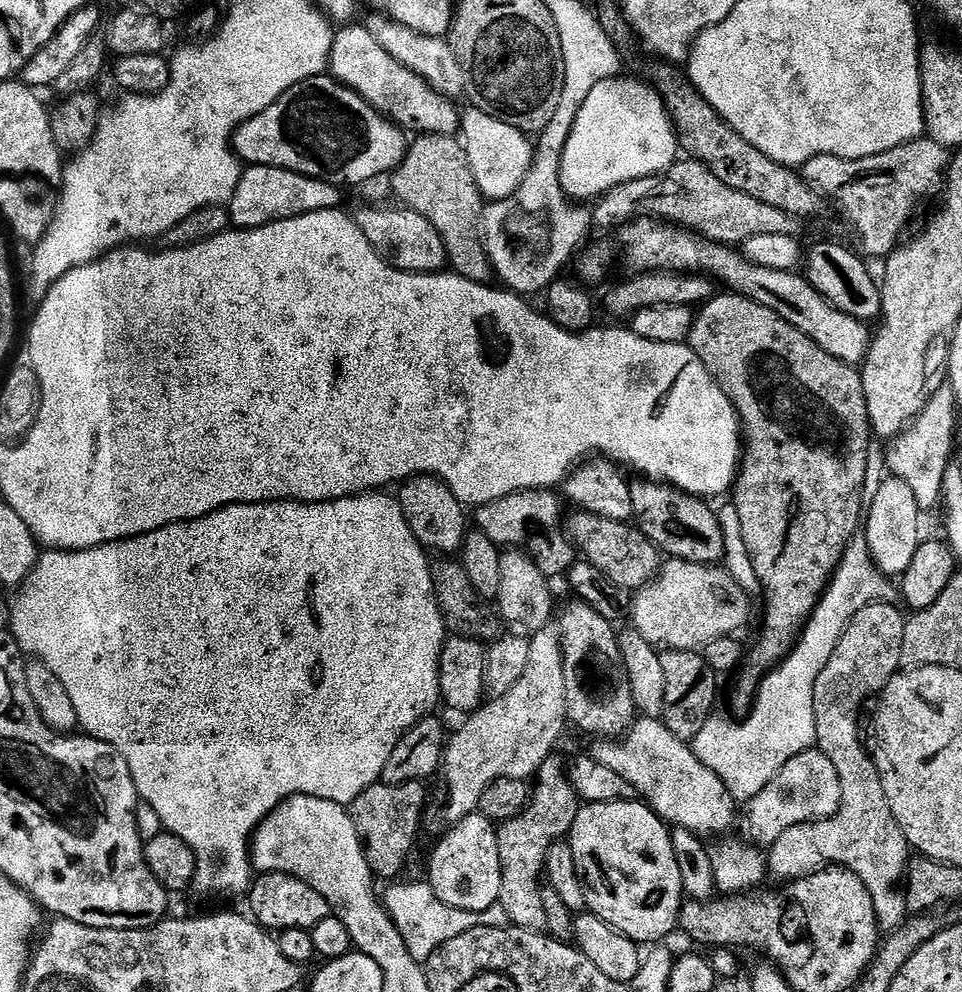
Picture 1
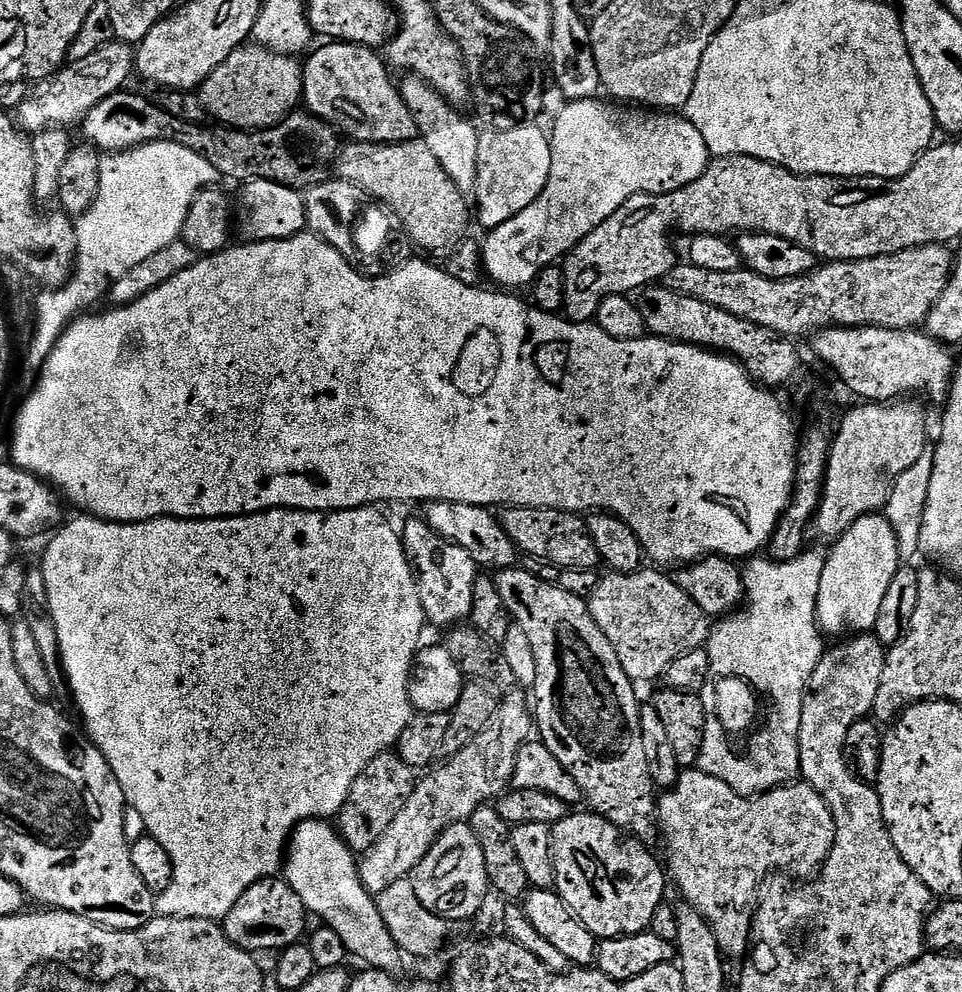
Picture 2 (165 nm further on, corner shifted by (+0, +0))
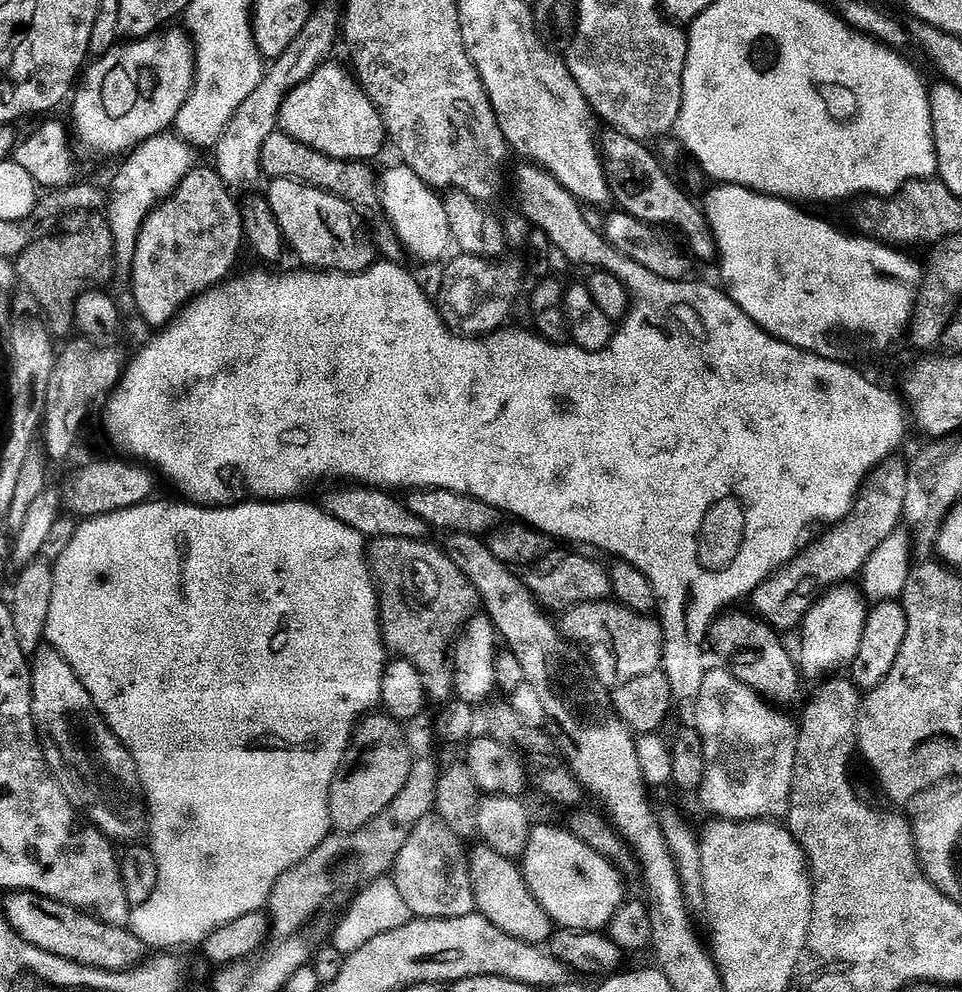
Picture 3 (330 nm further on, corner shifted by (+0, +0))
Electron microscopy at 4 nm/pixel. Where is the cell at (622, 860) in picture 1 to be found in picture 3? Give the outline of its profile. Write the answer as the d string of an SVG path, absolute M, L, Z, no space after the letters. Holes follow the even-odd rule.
M560 826L533 827L522 851L523 858L522 873L529 893L539 911L543 915L545 912L556 926L564 930L596 930L607 925L614 911L611 900L617 873L604 856L586 846L586 842L579 840L567 827Z

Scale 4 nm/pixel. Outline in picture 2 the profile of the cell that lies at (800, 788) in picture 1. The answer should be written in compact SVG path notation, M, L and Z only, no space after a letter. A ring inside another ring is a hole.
M696 766L681 771L676 784L659 797L656 805L656 820L658 821L659 835L661 837L664 835L664 848L668 851L666 868L670 873L671 879L672 876L676 879L676 884L680 887L680 896L695 907L698 914L709 924L709 928L713 931L721 952L728 958L730 956L743 957L748 949L748 932L752 929L752 913L758 900L756 891L759 890L760 883L767 878L768 872L774 871L775 868L797 868L800 874L807 874L811 868L821 867L825 858L830 854L832 843L834 843L836 836L836 822L830 806L823 800L822 794L818 794L818 790L812 788L807 782L789 782L779 788L771 788L760 796L740 796L730 786L726 786L726 782L700 771L699 767Z

